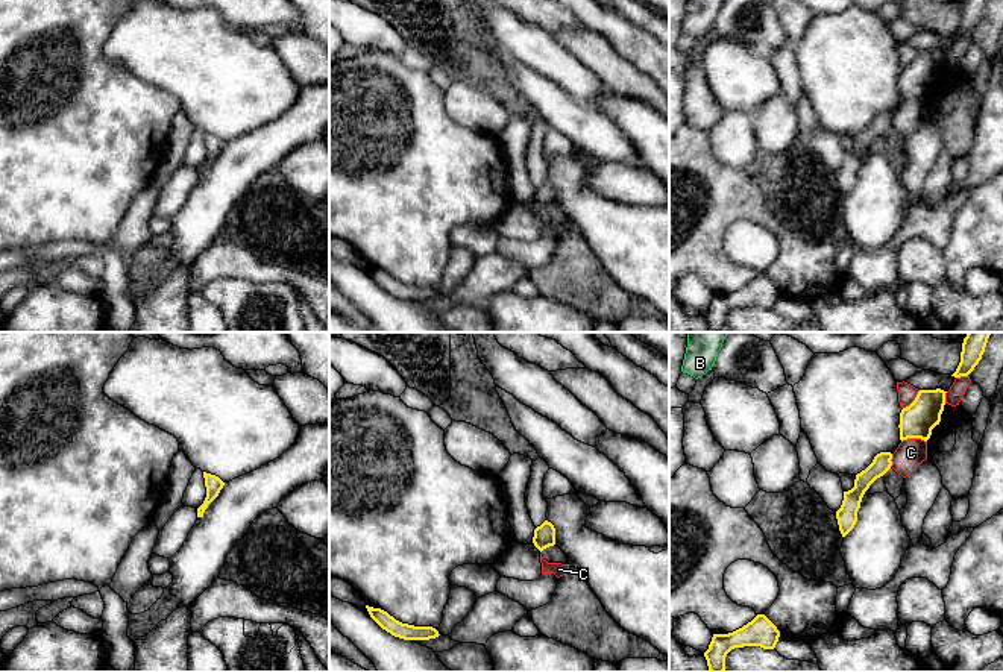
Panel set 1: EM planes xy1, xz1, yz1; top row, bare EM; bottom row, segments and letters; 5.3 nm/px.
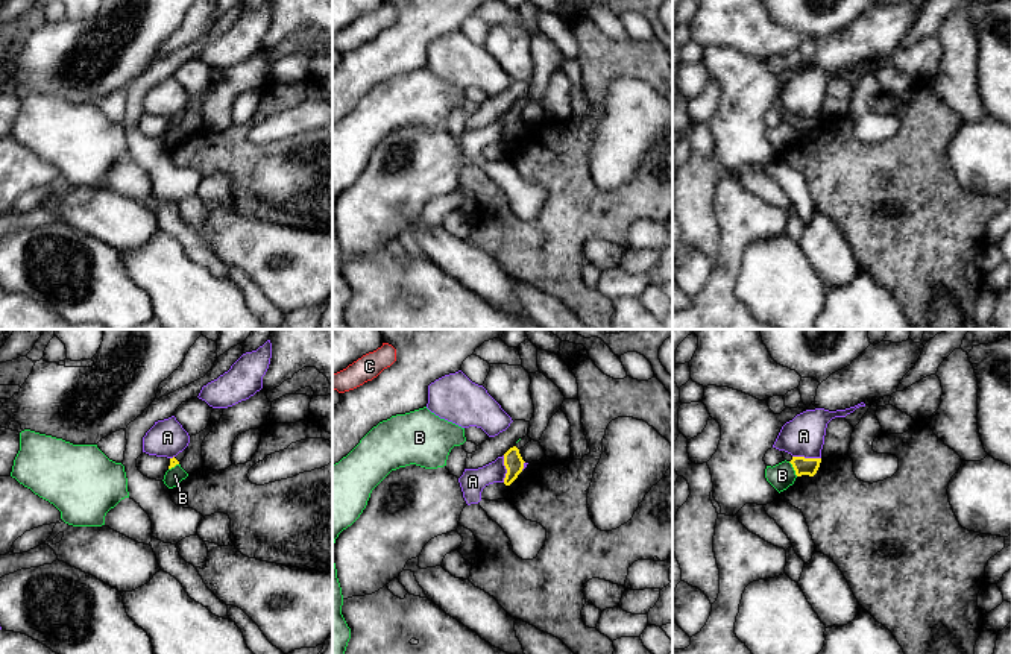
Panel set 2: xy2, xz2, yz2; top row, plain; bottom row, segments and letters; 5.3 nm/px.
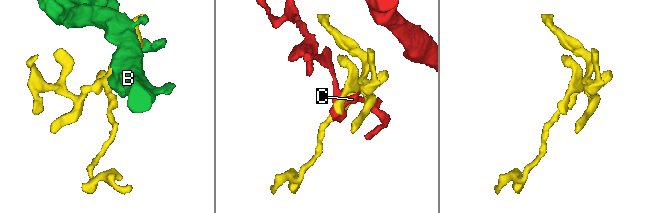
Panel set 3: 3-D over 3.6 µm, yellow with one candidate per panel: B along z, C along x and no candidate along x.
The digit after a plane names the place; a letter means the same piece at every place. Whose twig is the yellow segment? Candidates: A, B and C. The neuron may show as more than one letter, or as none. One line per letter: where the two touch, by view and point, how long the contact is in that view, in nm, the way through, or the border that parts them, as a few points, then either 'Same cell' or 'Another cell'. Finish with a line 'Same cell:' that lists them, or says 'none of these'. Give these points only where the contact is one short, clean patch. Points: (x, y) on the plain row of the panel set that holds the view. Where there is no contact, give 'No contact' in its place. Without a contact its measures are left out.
A: Touches yellow at yz2 (806, 119). Shared border 150 nm. Another cell
B: Touches yellow at yz2 (794, 129). Shared border 90 nm. Boundary: yz2 (788, 122), (797, 135). Another cell
C: Touches yellow at yz1 (914, 97). Shared border 140 nm. Another cell
Same cell: none of these

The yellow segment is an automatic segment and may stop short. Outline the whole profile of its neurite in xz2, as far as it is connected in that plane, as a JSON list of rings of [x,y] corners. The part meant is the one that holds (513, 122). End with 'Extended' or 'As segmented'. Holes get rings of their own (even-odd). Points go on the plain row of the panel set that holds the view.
[[[528,96],[522,97],[513,108],[504,114],[504,126],[507,129],[504,144],[510,146],[524,129],[524,120],[519,109],[524,108],[531,99]]]. Extended

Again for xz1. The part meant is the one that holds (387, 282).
[[[366,265],[370,278],[387,293],[404,300],[429,300],[439,297],[439,291],[432,287],[414,287],[402,284],[381,268]]]. As segmented

